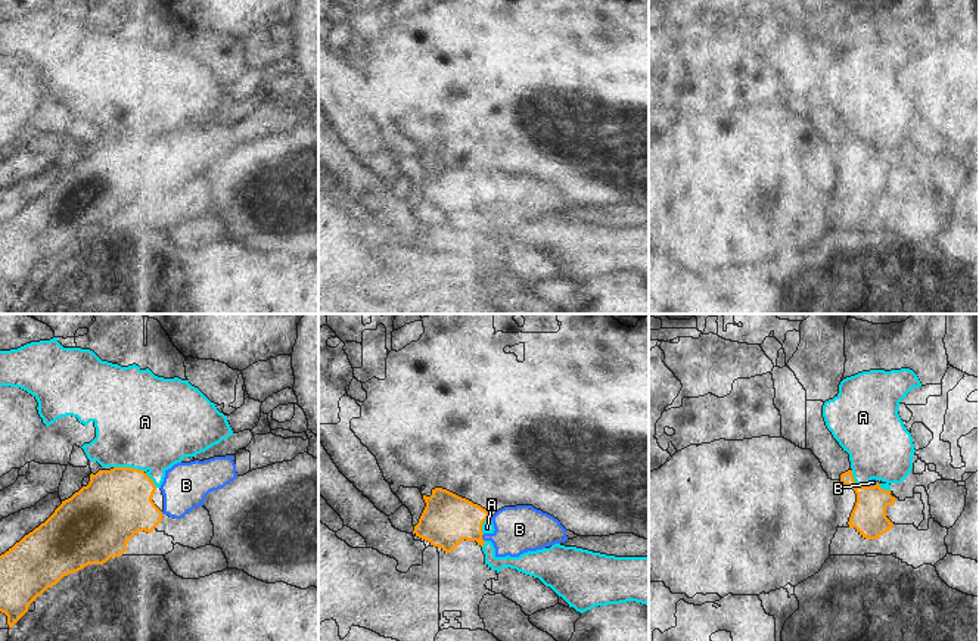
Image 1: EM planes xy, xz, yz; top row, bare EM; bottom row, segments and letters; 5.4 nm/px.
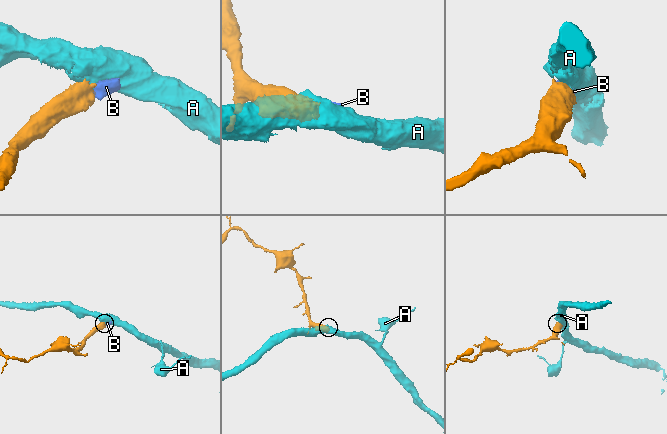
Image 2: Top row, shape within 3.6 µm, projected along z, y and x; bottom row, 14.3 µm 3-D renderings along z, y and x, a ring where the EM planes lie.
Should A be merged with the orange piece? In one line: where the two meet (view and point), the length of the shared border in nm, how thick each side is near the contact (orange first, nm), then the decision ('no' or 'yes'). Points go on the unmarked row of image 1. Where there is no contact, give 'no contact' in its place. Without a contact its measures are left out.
meets orange in xy at (136, 139); contact 260 nm long; 380 nm thick on the orange side, 500 nm on the other; no

